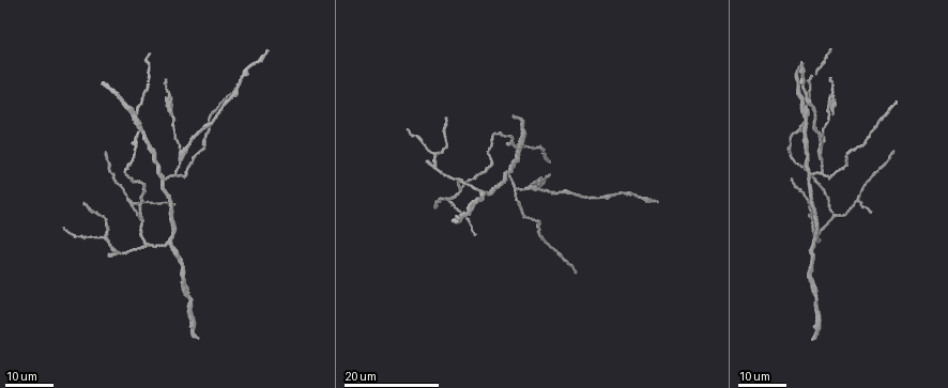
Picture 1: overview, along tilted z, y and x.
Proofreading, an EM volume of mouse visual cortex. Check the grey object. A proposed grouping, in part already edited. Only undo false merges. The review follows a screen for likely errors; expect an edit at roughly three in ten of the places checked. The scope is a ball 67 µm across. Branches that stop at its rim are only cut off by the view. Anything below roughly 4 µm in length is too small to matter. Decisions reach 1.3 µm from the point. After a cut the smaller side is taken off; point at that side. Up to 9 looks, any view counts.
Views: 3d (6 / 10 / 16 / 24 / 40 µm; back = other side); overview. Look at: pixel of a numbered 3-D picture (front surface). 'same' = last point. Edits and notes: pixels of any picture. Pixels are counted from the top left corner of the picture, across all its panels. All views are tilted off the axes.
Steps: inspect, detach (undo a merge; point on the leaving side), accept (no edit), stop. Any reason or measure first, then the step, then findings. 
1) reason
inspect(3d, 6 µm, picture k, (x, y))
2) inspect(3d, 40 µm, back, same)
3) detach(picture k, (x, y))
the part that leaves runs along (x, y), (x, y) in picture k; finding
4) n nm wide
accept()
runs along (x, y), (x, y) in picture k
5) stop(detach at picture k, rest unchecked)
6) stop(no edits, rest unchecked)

a fork
inspect(3d, 24 µm, picture 1, (517, 146))

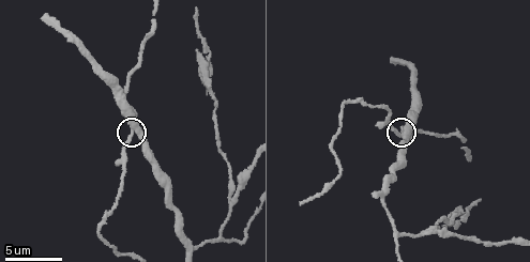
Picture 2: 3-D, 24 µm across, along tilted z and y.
inspect(3d, 10 µm, picture 2, (135, 131))

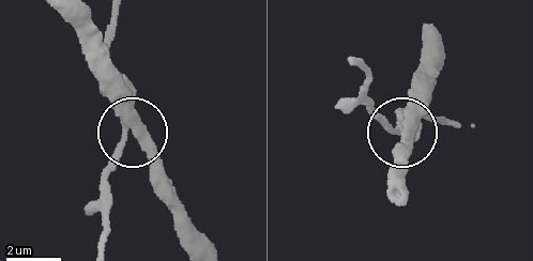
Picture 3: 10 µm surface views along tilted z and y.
3 arms
accept()
runs along (212, 249), (191, 224), (156, 154), (135, 135), (124, 74) in picture 3; all the same neuron

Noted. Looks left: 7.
a fork
inspect(3d, 16 µm, picture 1, (142, 220))

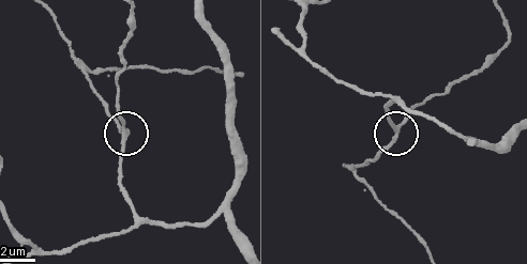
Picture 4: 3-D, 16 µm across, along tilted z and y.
closer look
inspect(3d, 10 µm, picture 4, (125, 132))

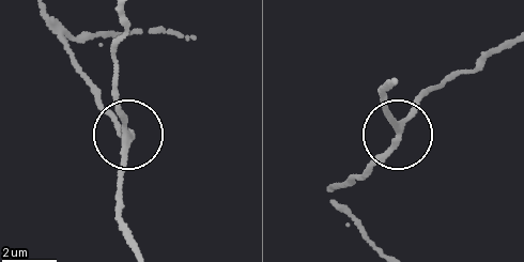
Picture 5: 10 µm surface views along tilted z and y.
from behind
inspect(3d, 10 µm, back, picture 5, (398, 129))

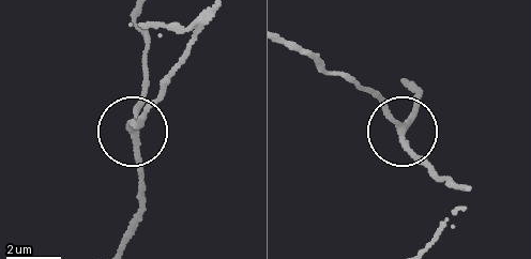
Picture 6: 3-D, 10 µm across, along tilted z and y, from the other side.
side arm 11 µm
accept()
runs along (400, 79), (414, 105), (403, 131), (378, 92) in picture 6; one neuron here

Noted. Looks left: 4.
thick turns thin
inspect(3d, 24 µm, picture 1, (122, 254))

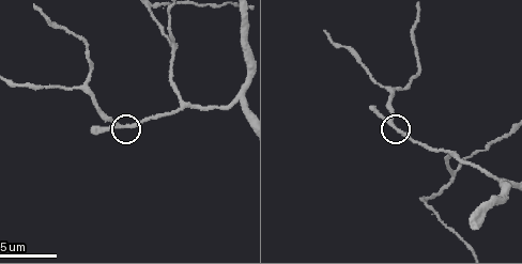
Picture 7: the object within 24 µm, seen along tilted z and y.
inspect(3d, 6 µm, picture 7, (125, 126))

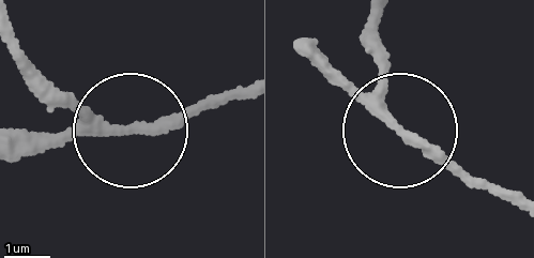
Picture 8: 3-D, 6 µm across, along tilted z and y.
190 nm wide
accept()
runs along (237, 90), (126, 122), (32, 72) in picture 8; continuous, no second neuron

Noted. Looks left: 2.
three-way junction
inspect(3d, 6 µm, picture 7, (185, 106))

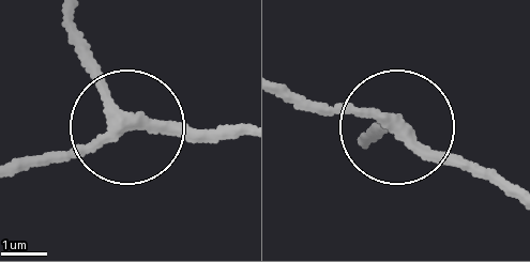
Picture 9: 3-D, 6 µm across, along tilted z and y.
230 nm wide
accept()
runs along (508, 188), (353, 114), (293, 98) in picture 9; continuous, no second neuron

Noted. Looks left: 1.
stop(no edits, rest unchecked)

